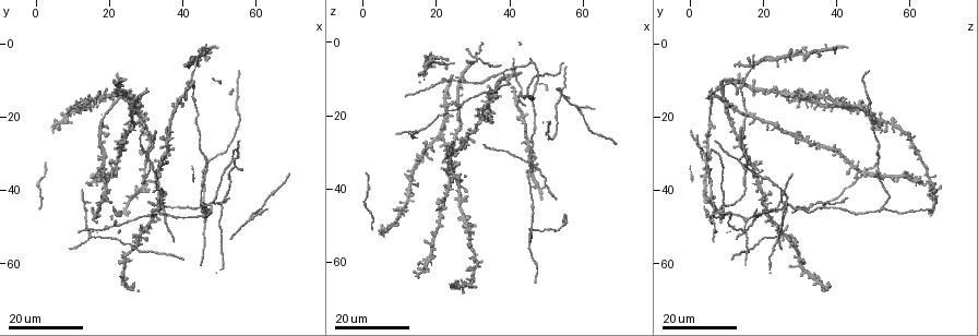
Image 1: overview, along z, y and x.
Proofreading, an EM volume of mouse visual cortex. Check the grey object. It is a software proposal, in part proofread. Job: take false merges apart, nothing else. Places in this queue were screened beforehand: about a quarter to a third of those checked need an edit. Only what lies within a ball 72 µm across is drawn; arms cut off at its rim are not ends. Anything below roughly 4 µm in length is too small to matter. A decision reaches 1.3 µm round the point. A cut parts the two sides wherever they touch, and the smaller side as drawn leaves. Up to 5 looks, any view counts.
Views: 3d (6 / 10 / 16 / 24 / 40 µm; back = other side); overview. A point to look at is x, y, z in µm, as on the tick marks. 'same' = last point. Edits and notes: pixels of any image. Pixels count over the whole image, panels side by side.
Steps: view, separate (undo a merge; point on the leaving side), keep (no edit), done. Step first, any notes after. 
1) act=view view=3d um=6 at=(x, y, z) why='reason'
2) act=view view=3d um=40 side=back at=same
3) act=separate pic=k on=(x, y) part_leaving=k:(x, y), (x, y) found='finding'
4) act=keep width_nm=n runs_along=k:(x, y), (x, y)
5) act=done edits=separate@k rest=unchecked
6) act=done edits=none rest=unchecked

act=view view=3d um=16 at=(15.0, 52.5, 24.5) why='branch point'

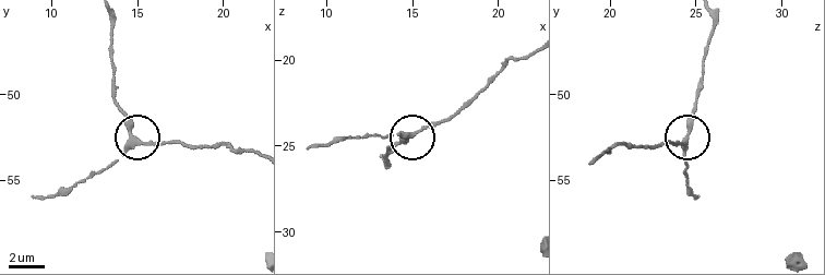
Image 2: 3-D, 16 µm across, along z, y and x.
act=view view=3d um=6 at=(14.8, 52.5, 24.4)

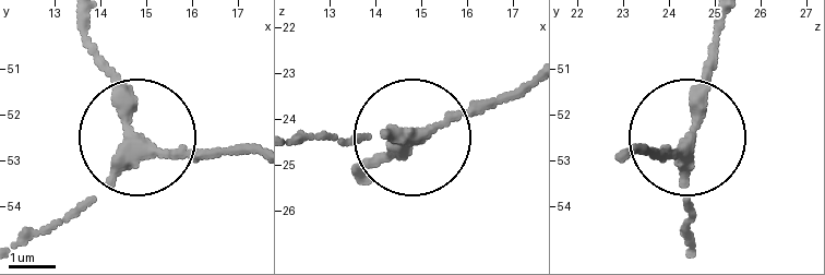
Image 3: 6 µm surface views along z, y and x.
act=view view=3d um=6 side=back at=(14.65, 52.50, 24.50)

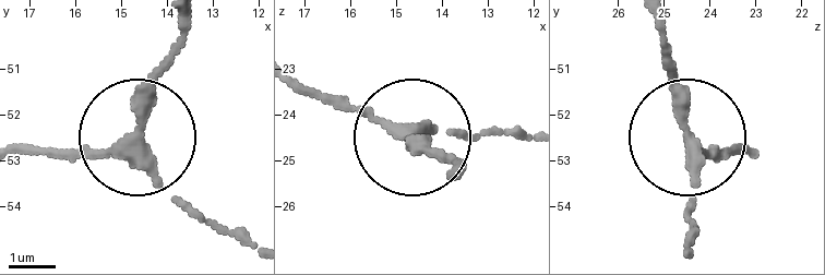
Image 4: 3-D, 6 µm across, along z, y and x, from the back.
act=keep side_arm_um=7 runs_along=4:(742, 154), (683, 154), (695, 231) found='continuous, no second neuron'

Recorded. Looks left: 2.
act=view view=3d um=24 at=(45.5, 45.0, 52.5) why='three-way junction'

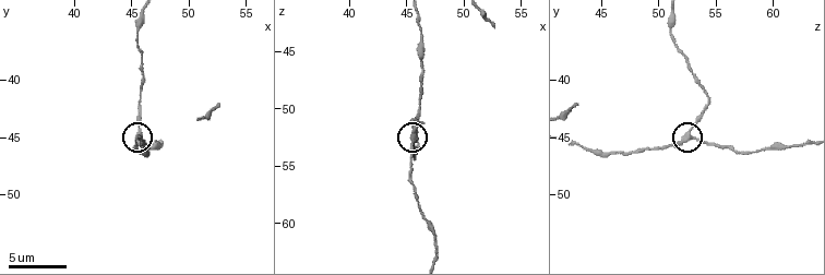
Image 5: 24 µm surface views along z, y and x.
act=view view=3d um=6 at=(45.4, 44.8, 52.6)

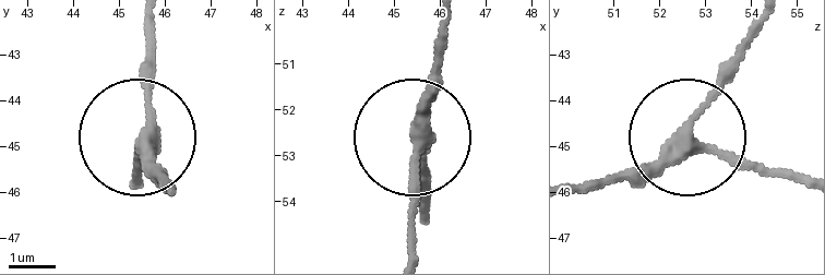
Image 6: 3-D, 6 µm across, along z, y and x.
act=keep side_arm_um=15 arms=3 found='one neuron here'

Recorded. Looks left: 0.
act=done edits=none rest=unchecked

